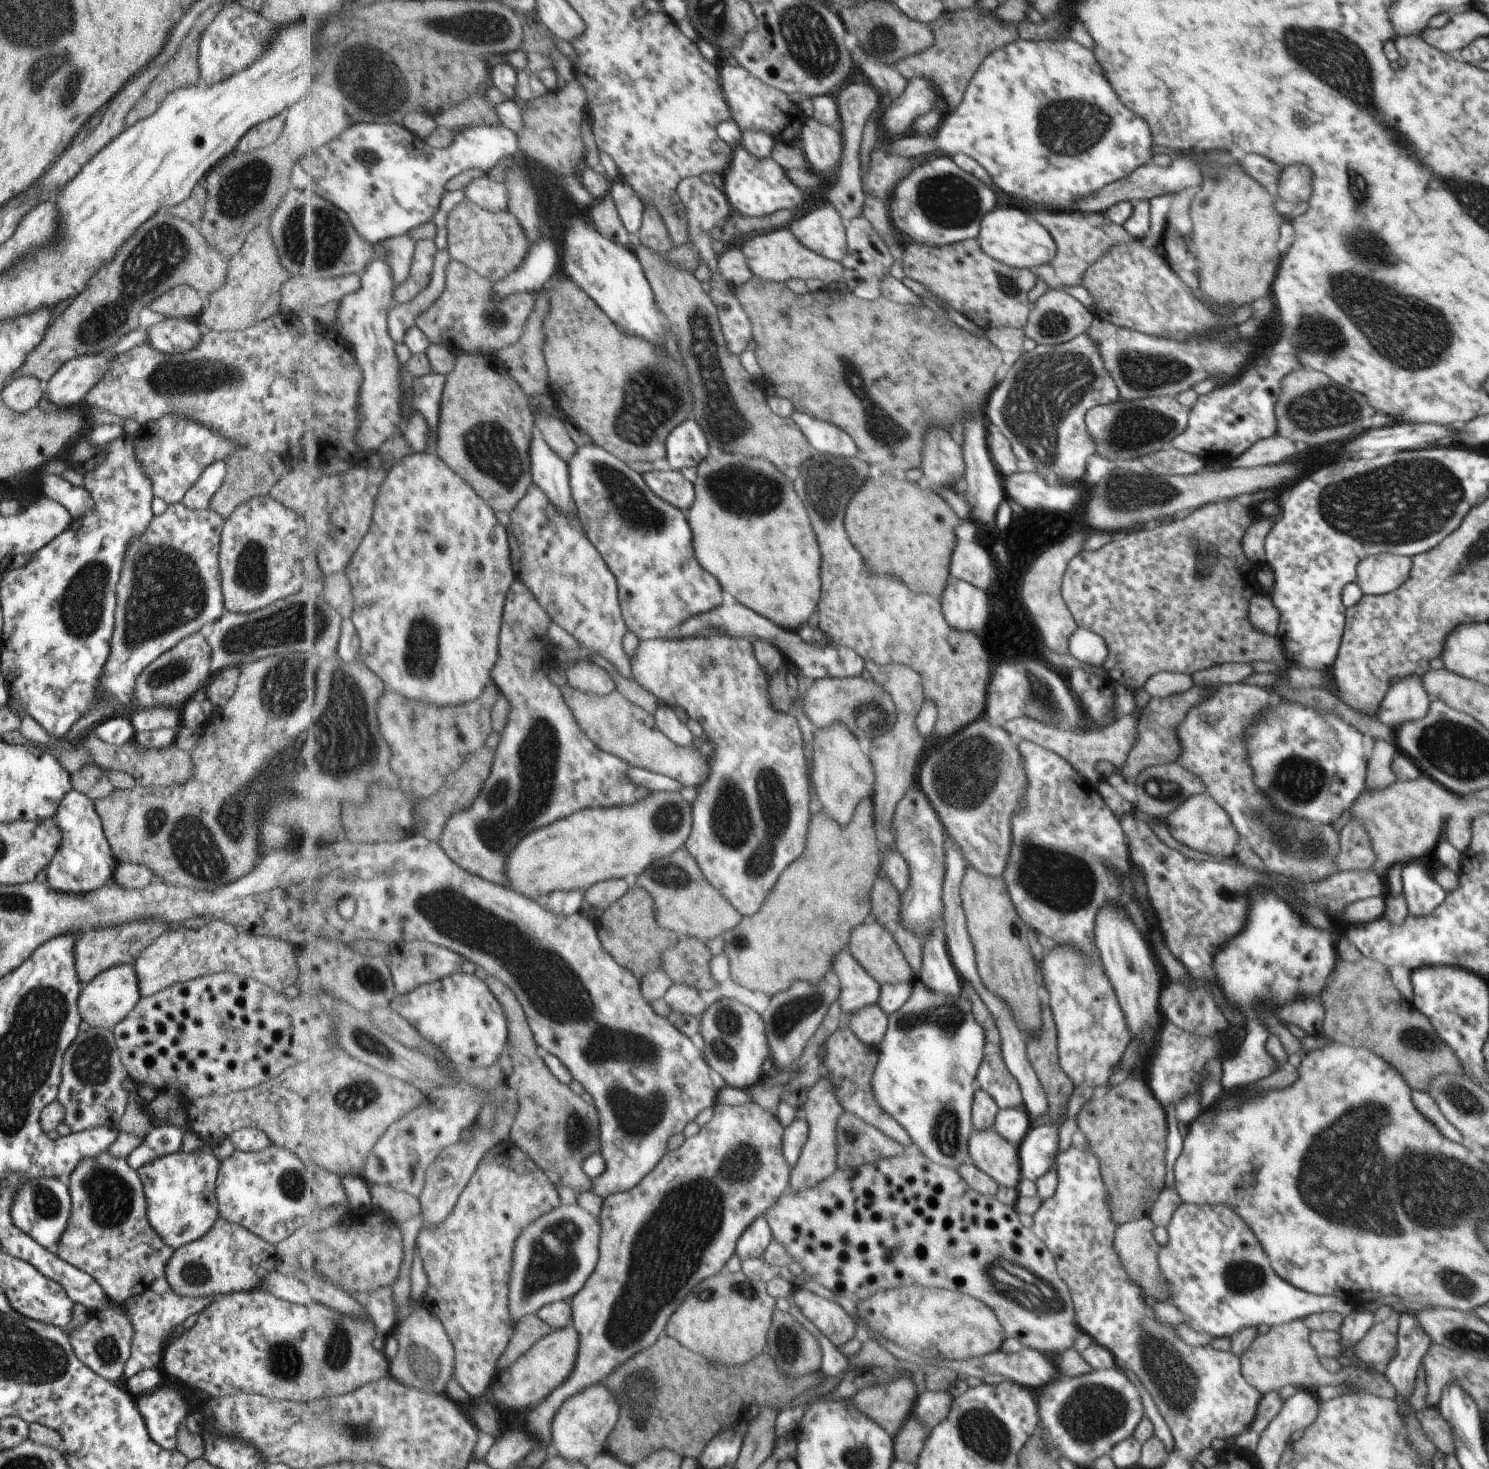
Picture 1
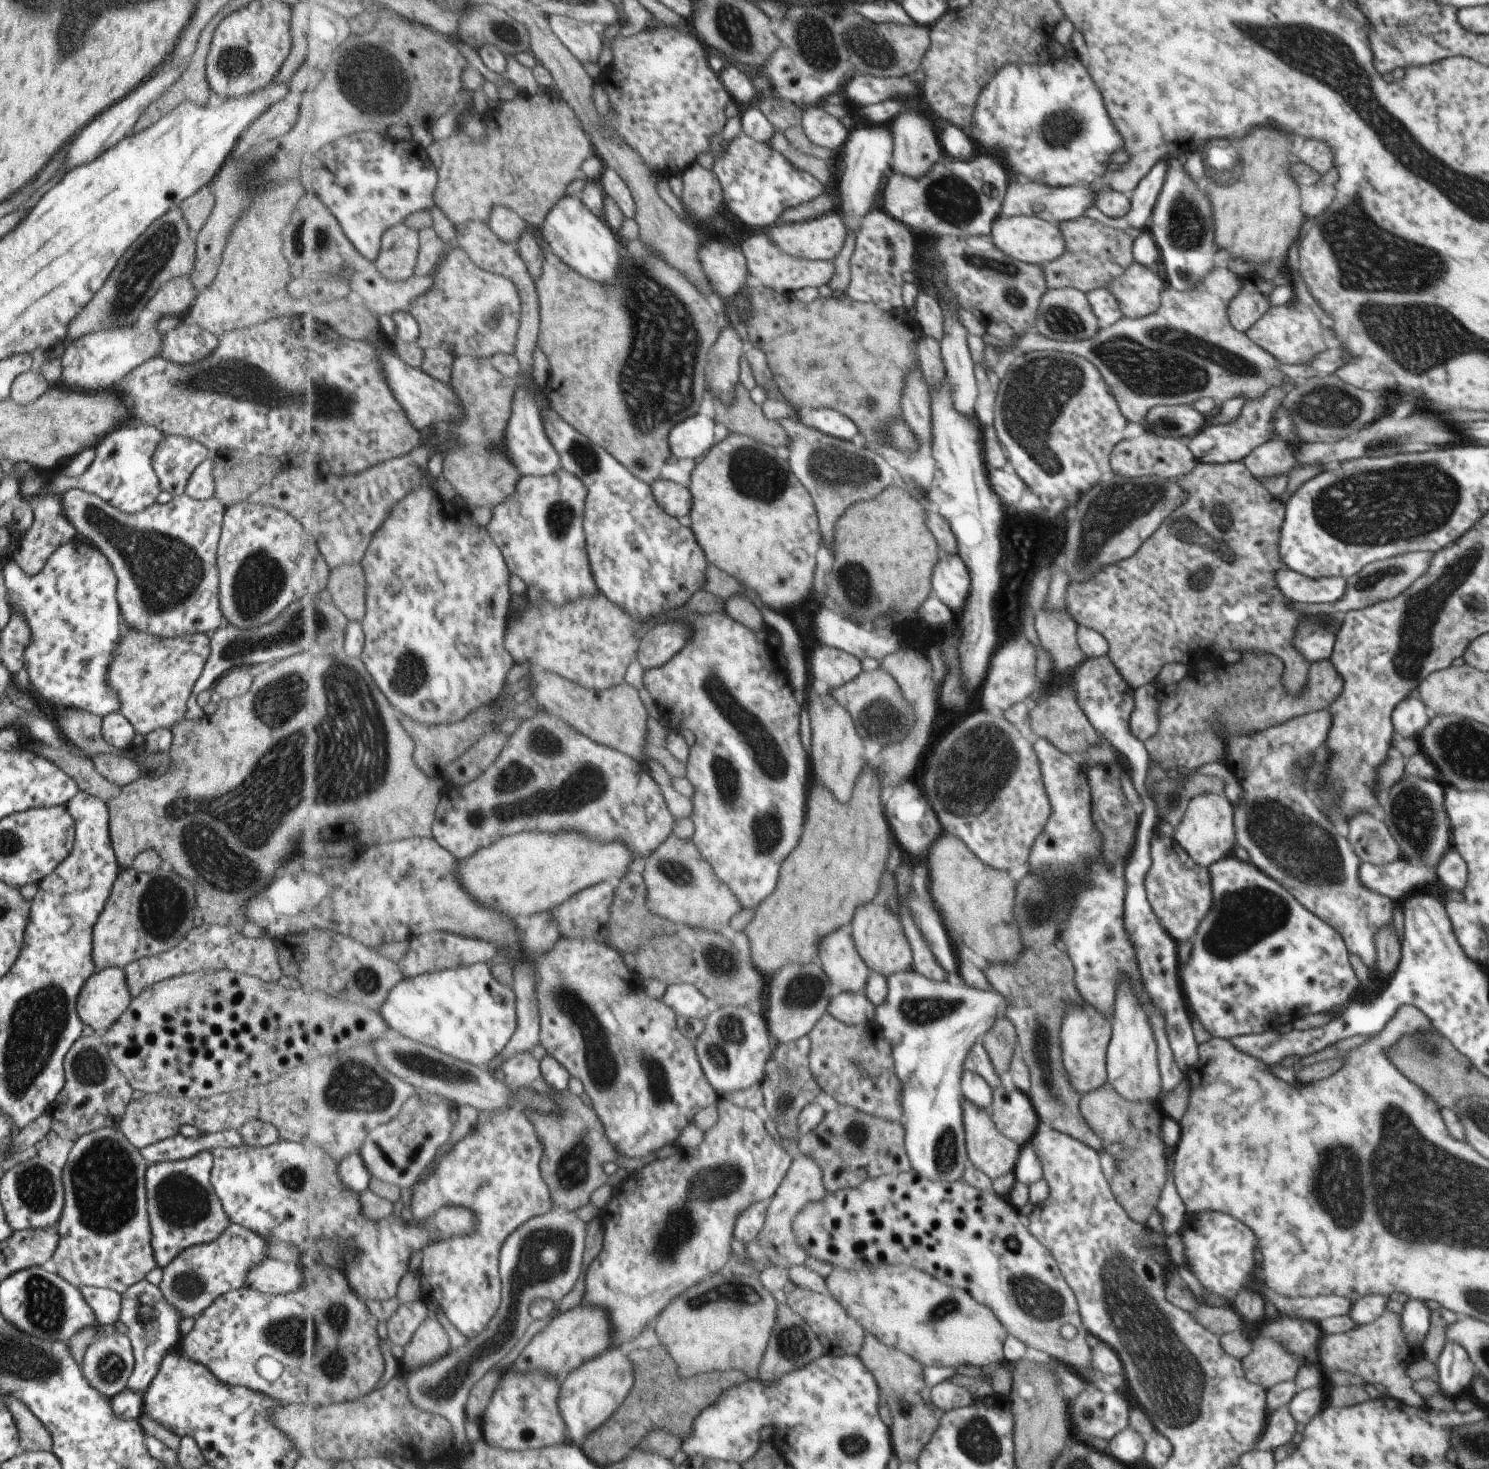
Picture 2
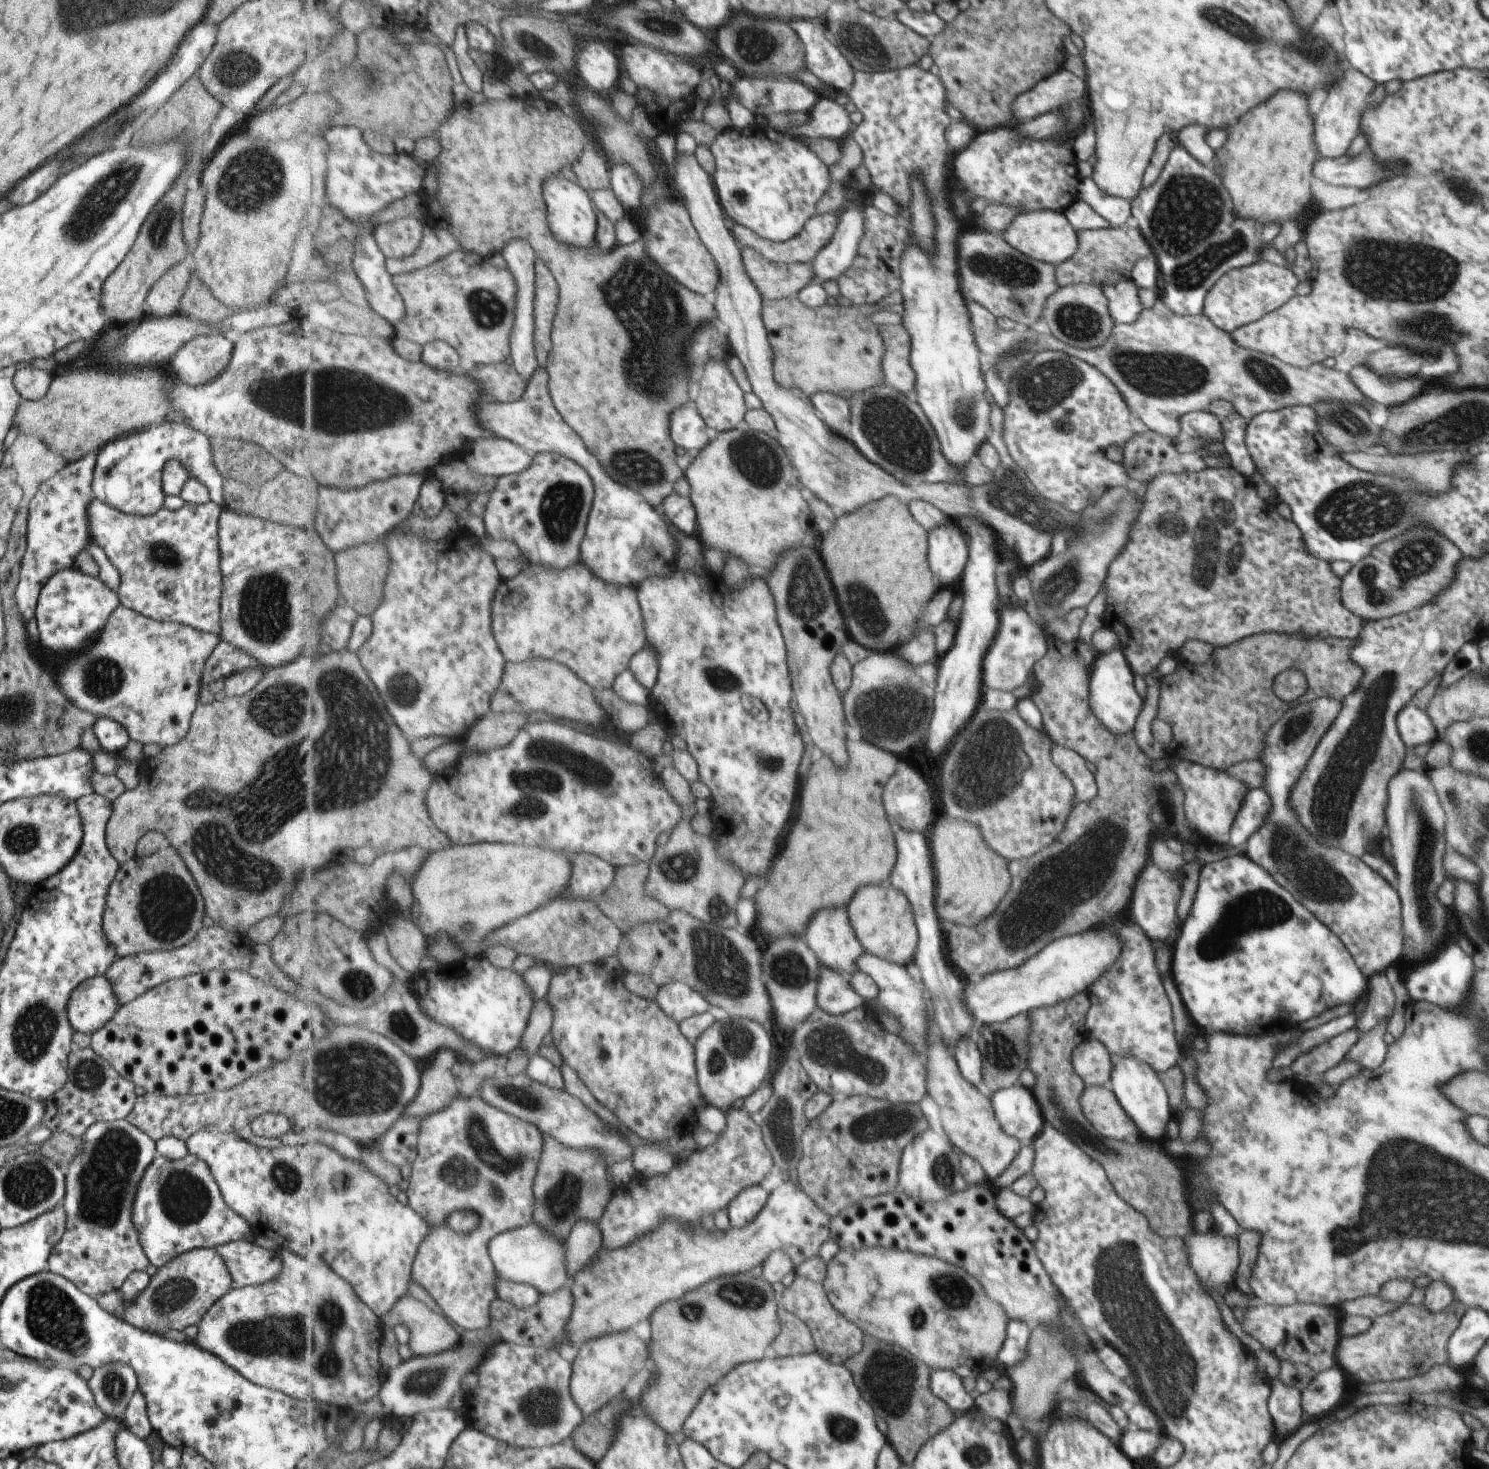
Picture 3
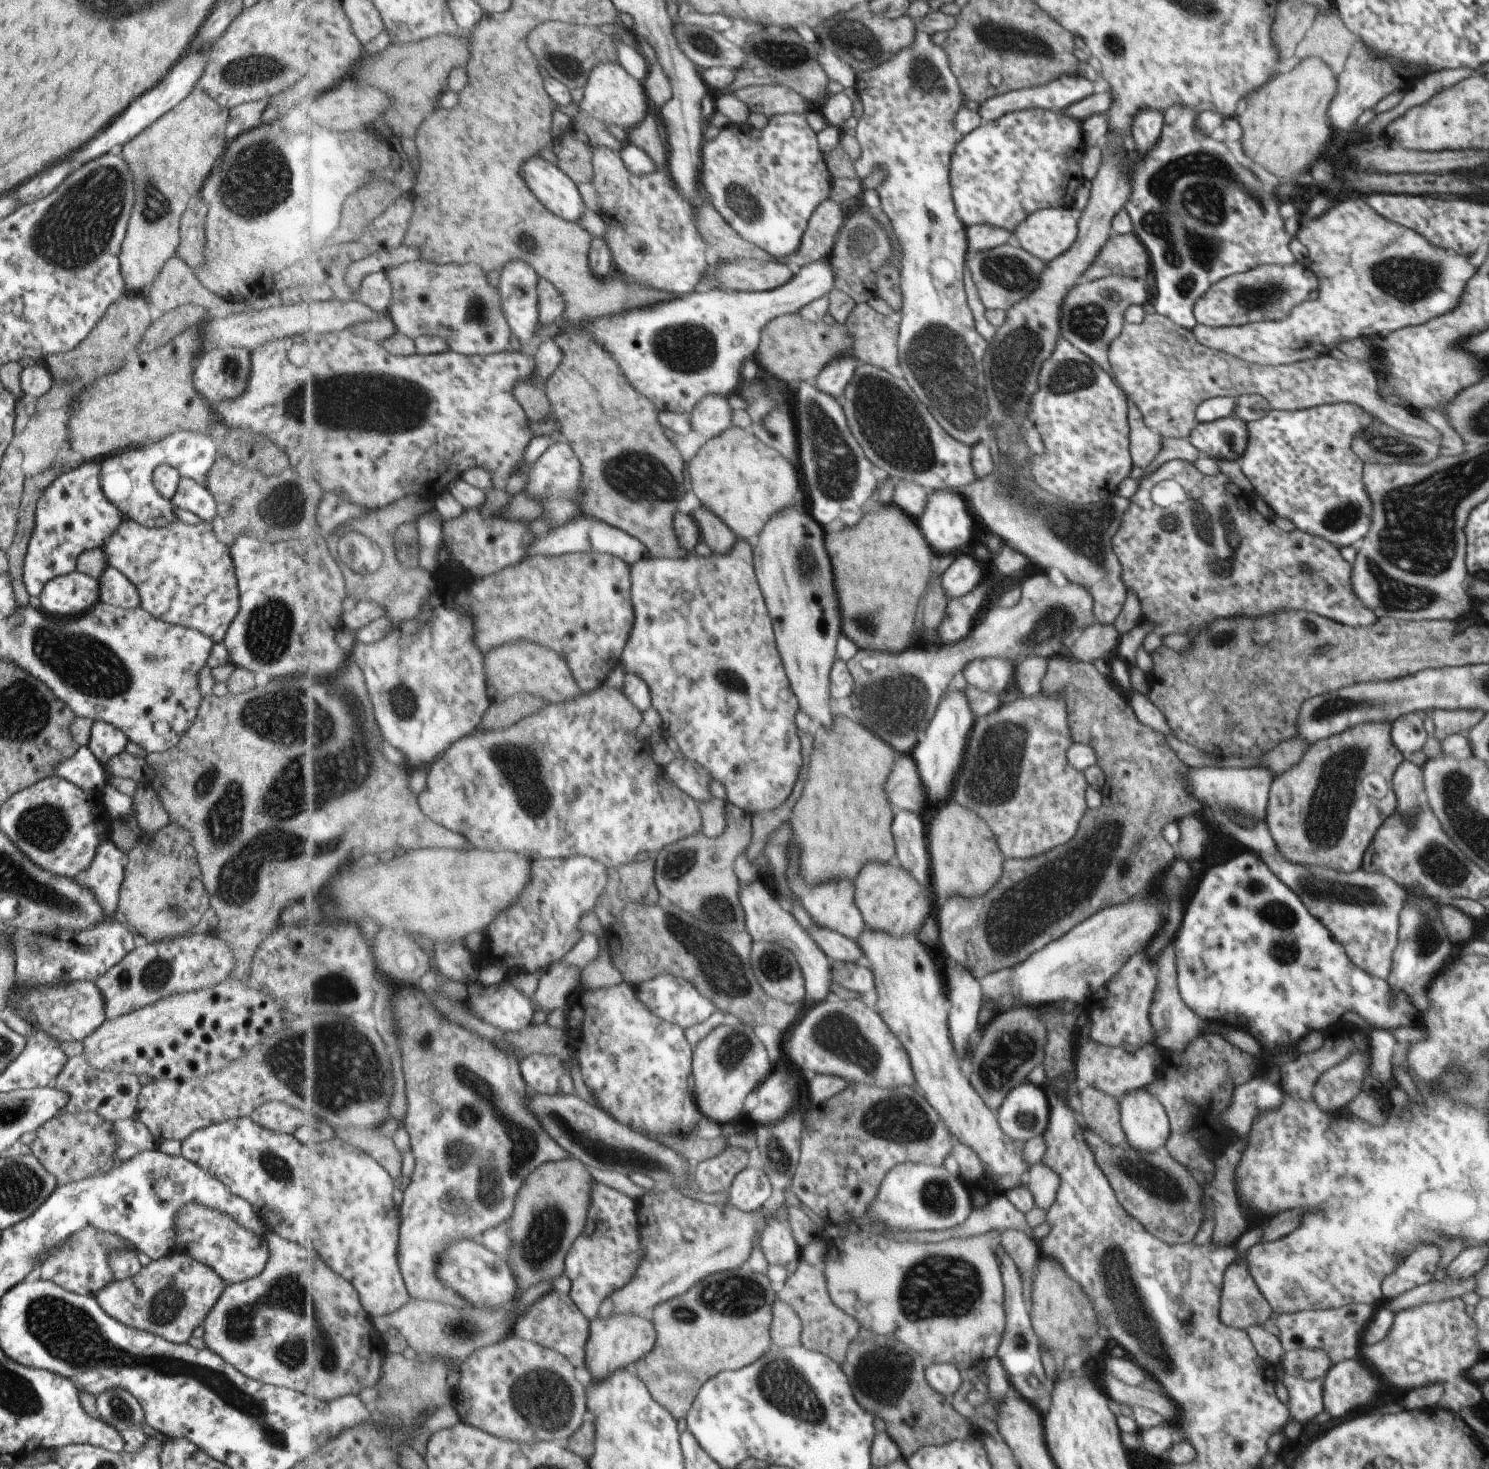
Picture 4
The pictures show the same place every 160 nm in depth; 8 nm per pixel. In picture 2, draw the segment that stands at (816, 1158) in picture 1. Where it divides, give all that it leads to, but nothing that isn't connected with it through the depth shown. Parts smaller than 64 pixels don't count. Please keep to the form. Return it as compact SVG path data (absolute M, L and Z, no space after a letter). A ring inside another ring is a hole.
M801 1153L801 1156L793 1161L788 1175L785 1176L784 1183L781 1184L779 1191L772 1198L771 1206L768 1208L768 1220L765 1222L763 1232L757 1236L757 1240L746 1245L747 1254L753 1260L753 1264L762 1268L775 1265L792 1268L805 1264L807 1258L810 1257L809 1252L797 1242L797 1236L793 1230L793 1220L803 1210L805 1204L823 1200L827 1194L825 1170L821 1168L821 1164L817 1164L817 1160L813 1160L813 1156L809 1156L809 1154L805 1156Z

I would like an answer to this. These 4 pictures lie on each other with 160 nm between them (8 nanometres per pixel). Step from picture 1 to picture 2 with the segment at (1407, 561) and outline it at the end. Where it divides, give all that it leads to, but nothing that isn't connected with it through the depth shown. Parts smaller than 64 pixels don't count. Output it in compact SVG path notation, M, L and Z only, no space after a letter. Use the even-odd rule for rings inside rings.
M1411 552L1401 556L1393 556L1389 559L1369 563L1360 569L1356 575L1349 576L1345 582L1345 592L1337 602L1331 603L1309 603L1291 602L1291 608L1297 610L1304 616L1315 614L1333 614L1342 617L1348 611L1357 608L1366 608L1381 600L1392 600L1395 596L1412 586L1431 567L1433 559L1432 552Z

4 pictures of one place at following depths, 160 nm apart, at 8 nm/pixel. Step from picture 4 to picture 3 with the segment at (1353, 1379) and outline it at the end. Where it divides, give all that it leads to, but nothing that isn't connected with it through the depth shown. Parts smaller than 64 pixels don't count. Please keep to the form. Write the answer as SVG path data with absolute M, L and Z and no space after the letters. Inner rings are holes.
M1339 1366L1316 1373L1308 1387L1301 1389L1305 1414L1314 1419L1328 1415L1343 1394L1344 1377L1345 1374Z

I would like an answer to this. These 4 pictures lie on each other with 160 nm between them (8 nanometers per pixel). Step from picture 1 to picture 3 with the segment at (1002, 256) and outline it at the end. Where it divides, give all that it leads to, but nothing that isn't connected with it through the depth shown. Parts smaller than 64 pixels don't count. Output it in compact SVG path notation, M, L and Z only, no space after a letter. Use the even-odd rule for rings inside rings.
M1039 209L1017 213L1002 232L1001 237L1019 252L1033 257L1035 260L1054 265L1063 263L1077 250L1079 243L1076 233L1072 223L1063 212Z

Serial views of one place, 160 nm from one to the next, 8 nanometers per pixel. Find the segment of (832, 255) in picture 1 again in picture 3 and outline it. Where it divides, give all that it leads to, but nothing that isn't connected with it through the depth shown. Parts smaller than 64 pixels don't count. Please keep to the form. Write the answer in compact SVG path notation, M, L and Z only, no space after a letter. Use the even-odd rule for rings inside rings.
M825 213L824 215L817 214L813 216L812 219L808 220L803 231L784 243L774 243L769 239L760 237L756 232L753 232L750 228L747 228L738 222L734 222L730 229L734 238L741 246L755 249L770 261L795 265L796 262L812 263L816 256L828 246L833 238L835 238L839 223L840 220L837 220L837 215L835 213Z

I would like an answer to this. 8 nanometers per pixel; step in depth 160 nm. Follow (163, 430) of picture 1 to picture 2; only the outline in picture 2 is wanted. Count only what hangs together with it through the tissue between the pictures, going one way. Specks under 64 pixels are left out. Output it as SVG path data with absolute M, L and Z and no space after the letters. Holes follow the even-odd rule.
M164 435L151 456L159 490L172 498L184 494L187 480L209 454L208 449L193 438Z

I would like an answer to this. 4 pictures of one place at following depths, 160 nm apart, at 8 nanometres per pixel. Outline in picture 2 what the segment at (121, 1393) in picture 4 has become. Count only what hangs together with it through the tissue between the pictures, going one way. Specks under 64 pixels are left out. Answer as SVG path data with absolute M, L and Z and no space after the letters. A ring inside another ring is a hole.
M120 1334L92 1342L83 1352L80 1366L85 1380L109 1400L126 1388L133 1367L130 1340Z

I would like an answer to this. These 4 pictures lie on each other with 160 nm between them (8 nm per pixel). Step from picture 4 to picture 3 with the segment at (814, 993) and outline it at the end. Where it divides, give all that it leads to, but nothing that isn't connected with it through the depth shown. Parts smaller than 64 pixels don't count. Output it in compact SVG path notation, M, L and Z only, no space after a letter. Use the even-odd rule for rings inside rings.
M820 966L817 991L819 1008L828 1013L842 1015L866 1006L865 999L853 988L847 975L828 966Z

